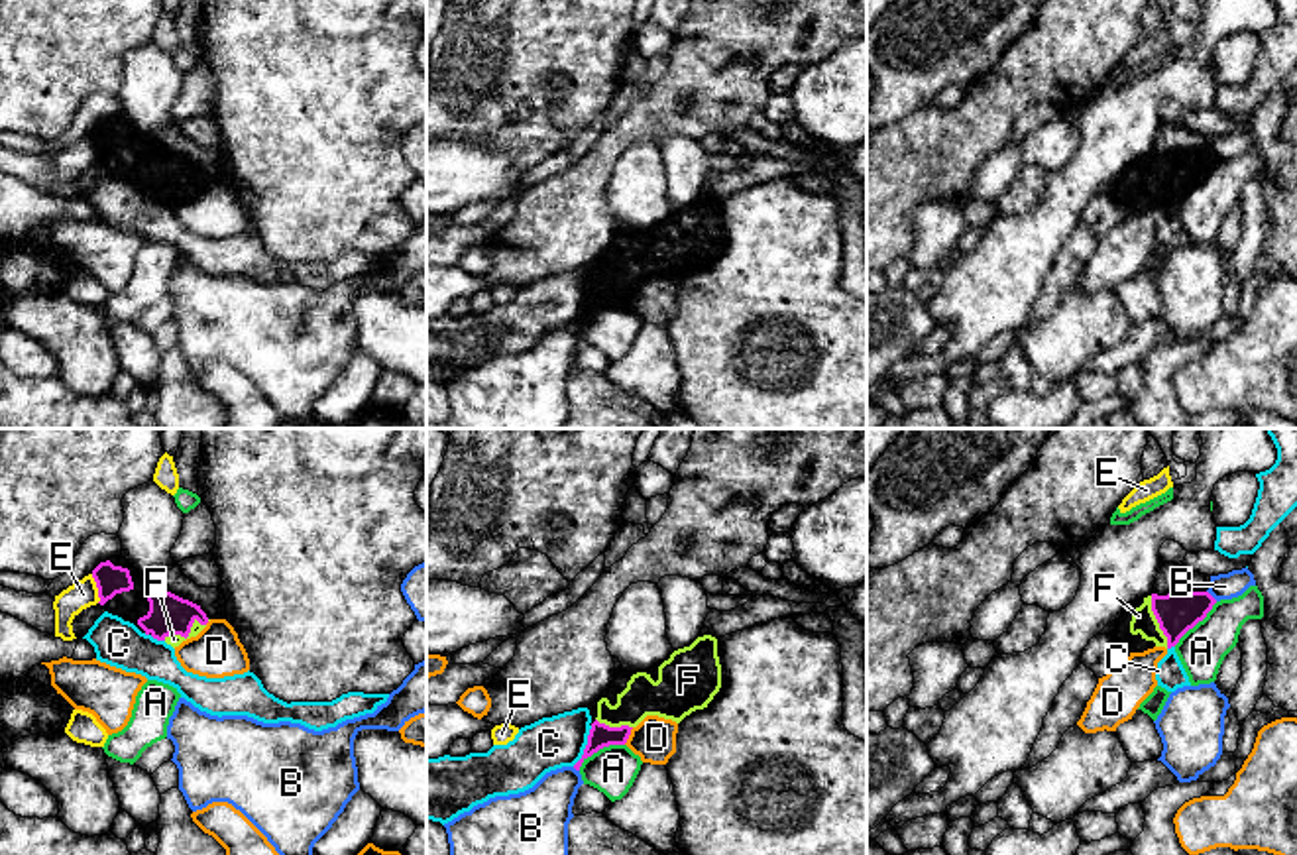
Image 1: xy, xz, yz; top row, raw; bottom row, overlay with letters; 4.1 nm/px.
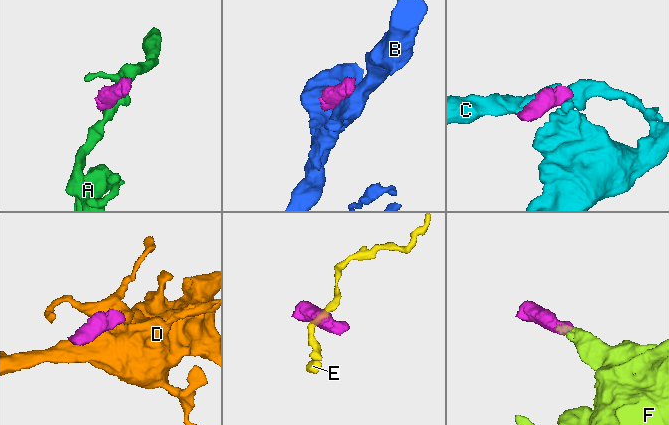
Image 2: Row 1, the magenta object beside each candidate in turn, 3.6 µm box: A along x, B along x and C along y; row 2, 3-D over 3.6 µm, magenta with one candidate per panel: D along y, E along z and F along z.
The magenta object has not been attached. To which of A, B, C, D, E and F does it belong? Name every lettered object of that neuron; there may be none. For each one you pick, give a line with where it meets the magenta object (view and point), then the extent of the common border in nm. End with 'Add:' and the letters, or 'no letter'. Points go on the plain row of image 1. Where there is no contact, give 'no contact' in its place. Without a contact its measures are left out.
F: xy (187, 195) | 190 nm
Add: F

